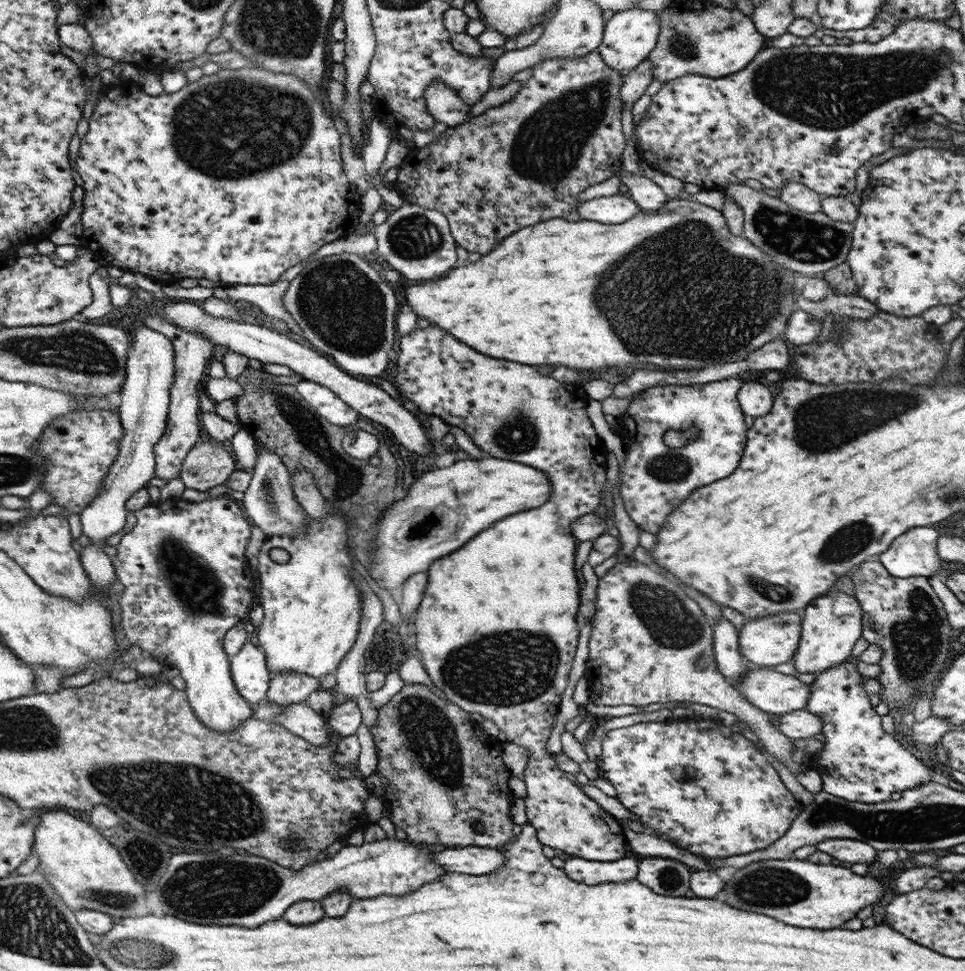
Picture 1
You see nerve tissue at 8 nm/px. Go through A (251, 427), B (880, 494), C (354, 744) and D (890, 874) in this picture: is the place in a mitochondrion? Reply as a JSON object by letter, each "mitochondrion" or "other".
{"A":"other","B":"other","C":"other","D":"other"}

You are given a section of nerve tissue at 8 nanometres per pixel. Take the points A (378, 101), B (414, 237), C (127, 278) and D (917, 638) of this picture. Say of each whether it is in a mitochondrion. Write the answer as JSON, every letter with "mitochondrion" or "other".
{"A":"other","B":"mitochondrion","C":"other","D":"mitochondrion"}

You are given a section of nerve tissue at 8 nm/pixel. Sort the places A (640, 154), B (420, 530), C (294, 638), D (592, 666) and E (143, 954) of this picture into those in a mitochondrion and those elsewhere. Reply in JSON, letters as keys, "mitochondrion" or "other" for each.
{"A":"other","B":"other","C":"other","D":"other","E":"mitochondrion"}

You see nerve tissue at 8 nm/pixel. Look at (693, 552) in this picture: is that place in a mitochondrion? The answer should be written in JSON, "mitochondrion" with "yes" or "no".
{"mitochondrion":"no"}

